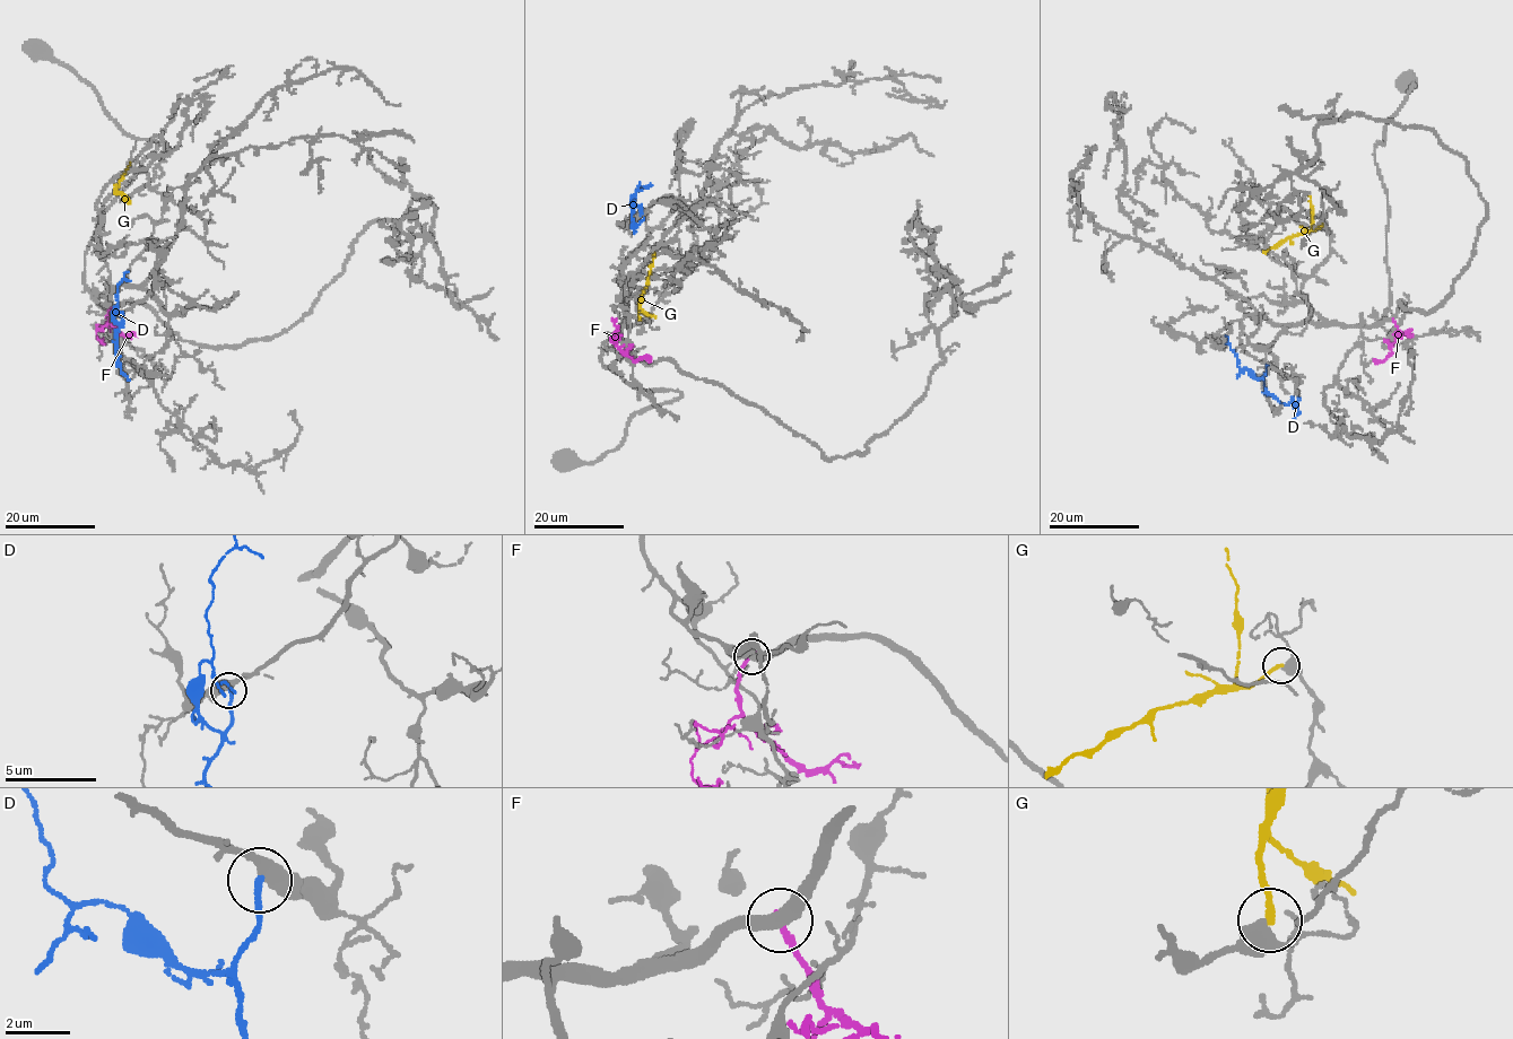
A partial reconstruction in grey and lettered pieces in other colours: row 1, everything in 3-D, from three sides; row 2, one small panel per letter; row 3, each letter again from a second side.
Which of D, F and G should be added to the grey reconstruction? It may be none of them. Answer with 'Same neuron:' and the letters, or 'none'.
Same neuron: D

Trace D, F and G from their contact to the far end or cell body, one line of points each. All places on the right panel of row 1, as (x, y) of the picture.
D: (1267, 365), (1266, 391), (1281, 403), (1292, 402), (1298, 410), (1293, 419)
F: (1392, 319), (1399, 333), (1390, 347), (1391, 354), (1383, 360), (1373, 359)
G: (1323, 225), (1290, 236), (1263, 252)

